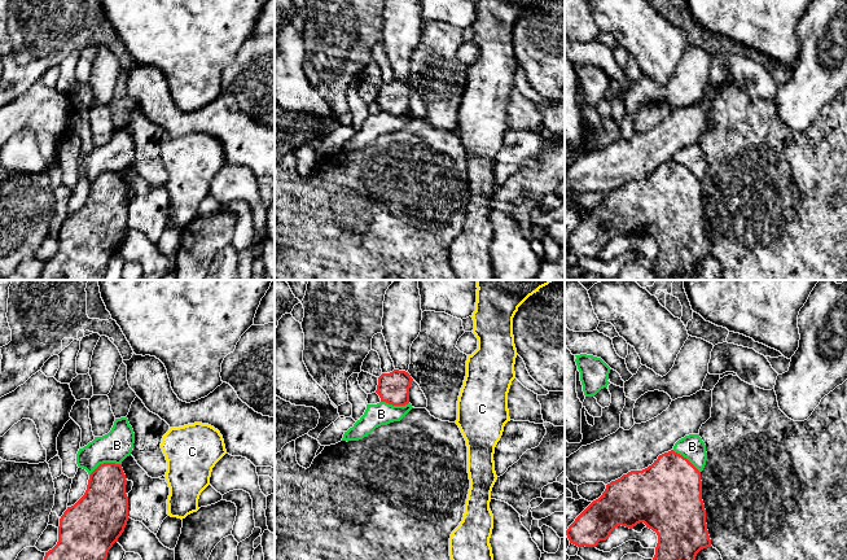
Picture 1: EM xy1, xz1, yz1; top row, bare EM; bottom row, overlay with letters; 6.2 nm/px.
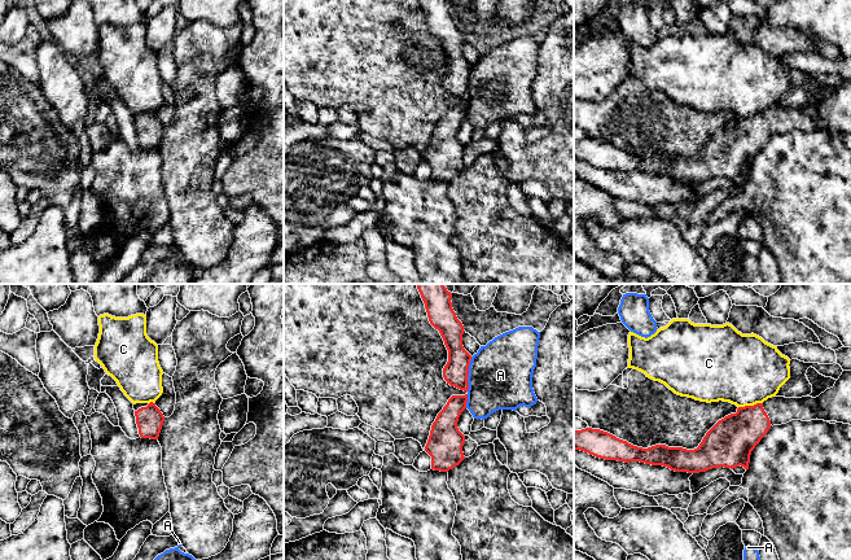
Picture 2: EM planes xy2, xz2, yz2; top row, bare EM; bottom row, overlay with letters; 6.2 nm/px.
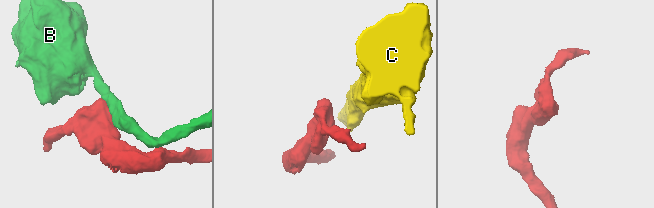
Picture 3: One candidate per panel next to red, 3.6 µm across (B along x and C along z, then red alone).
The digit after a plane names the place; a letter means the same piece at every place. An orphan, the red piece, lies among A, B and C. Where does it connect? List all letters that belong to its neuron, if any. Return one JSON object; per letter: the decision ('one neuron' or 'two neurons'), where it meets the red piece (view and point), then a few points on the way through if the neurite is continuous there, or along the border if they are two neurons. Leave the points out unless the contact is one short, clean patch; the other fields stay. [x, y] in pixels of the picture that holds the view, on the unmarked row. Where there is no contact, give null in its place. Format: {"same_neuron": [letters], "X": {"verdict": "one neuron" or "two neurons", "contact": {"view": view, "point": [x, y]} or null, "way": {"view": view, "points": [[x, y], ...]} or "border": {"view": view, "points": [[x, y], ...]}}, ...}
{"same_neuron": [], "A": {"verdict": "two neurons", "contact": {"view": "xz2", "point": [468, 83]}, "border": {"view": "xz2", "points": [[472, 66], [468, 74], [466, 100]]}}, "B": {"verdict": "two neurons", "contact": {"view": "xy1", "point": [105, 173]}, "border": {"view": "xy1", "points": [[121, 173], [101, 173], [90, 184]]}}, "C": {"verdict": "two neurons", "contact": {"view": "yz2", "point": [750, 116]}, "border": {"view": "yz2", "points": [[762, 112], [738, 117]]}}}

